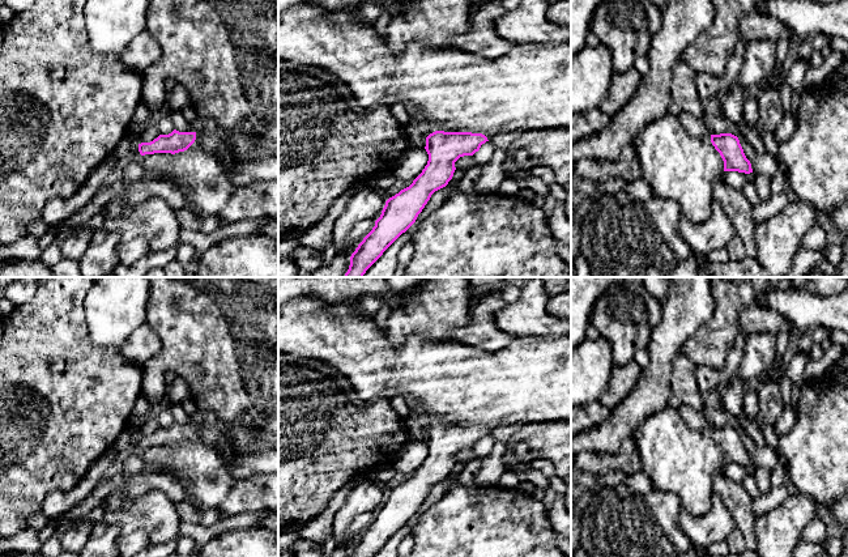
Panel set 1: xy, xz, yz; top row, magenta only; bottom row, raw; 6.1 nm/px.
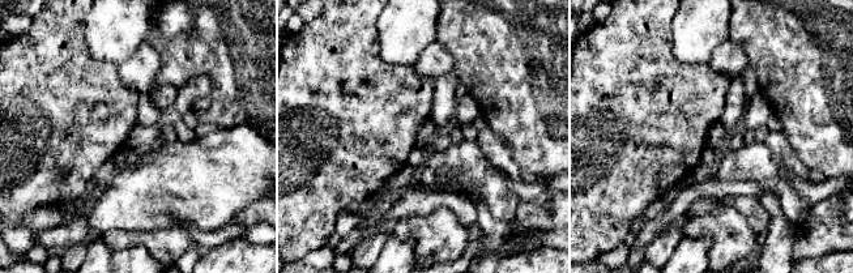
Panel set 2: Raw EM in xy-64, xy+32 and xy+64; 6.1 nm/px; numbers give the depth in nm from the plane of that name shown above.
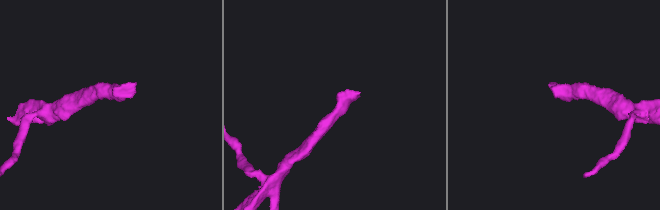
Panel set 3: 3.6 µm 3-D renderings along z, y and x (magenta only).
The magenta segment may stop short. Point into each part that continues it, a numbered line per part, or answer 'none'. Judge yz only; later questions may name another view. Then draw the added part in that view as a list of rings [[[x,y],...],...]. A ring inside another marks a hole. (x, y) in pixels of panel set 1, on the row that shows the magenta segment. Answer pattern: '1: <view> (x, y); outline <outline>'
1: yz (677, 166); outline [[[666,114],[642,129],[635,146],[642,179],[649,184],[655,197],[676,201],[682,216],[691,222],[707,221],[713,211],[713,186],[724,175],[724,161],[712,145],[711,135],[694,137],[686,131],[678,116]]]

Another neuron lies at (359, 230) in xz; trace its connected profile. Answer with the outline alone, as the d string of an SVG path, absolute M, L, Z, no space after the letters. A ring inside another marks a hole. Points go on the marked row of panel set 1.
M367 218L355 224L350 231L351 242L359 245L363 241L363 238L372 230L374 226L375 226L374 218Z

